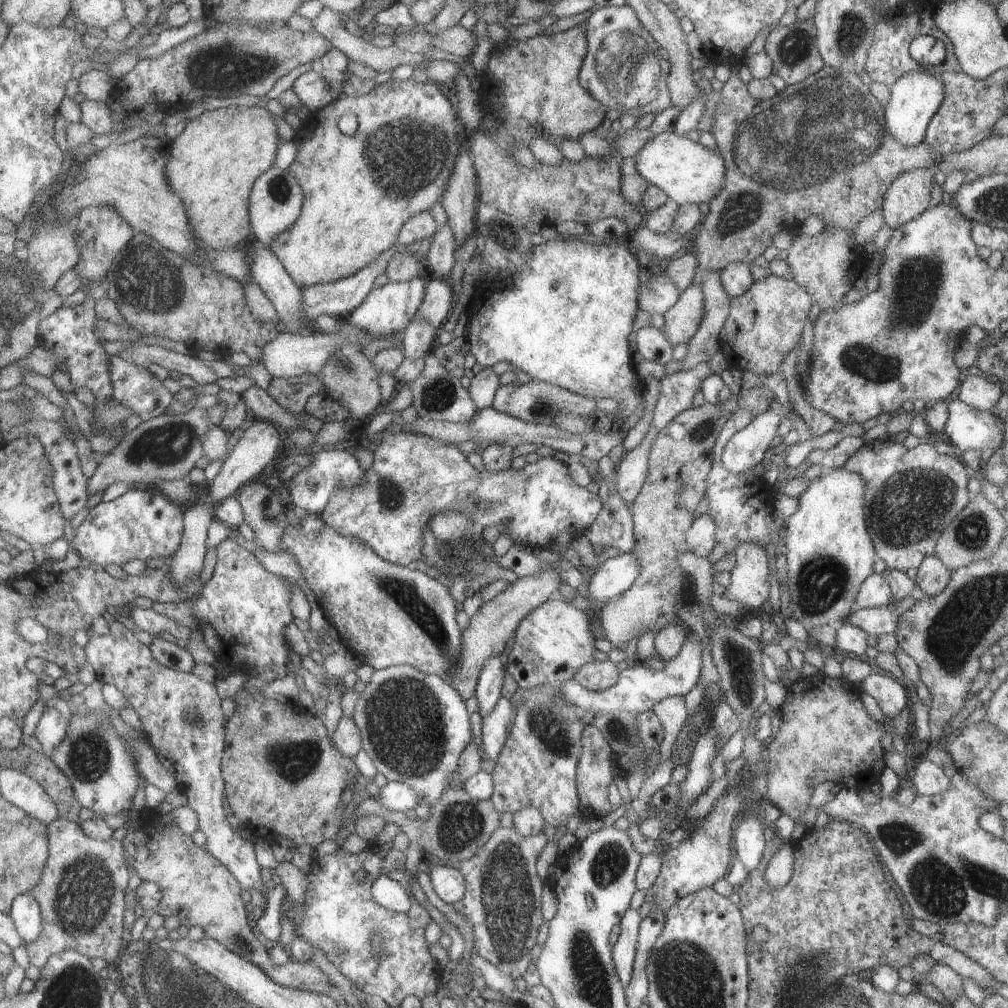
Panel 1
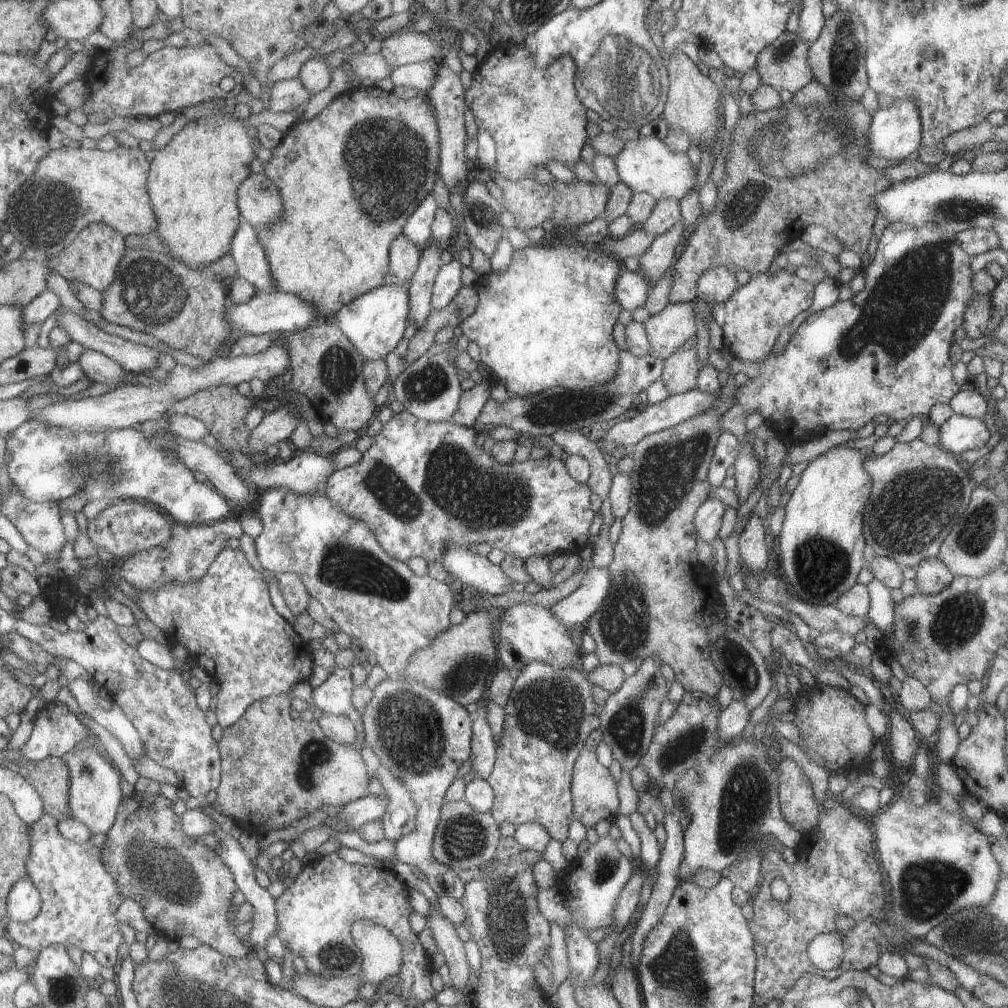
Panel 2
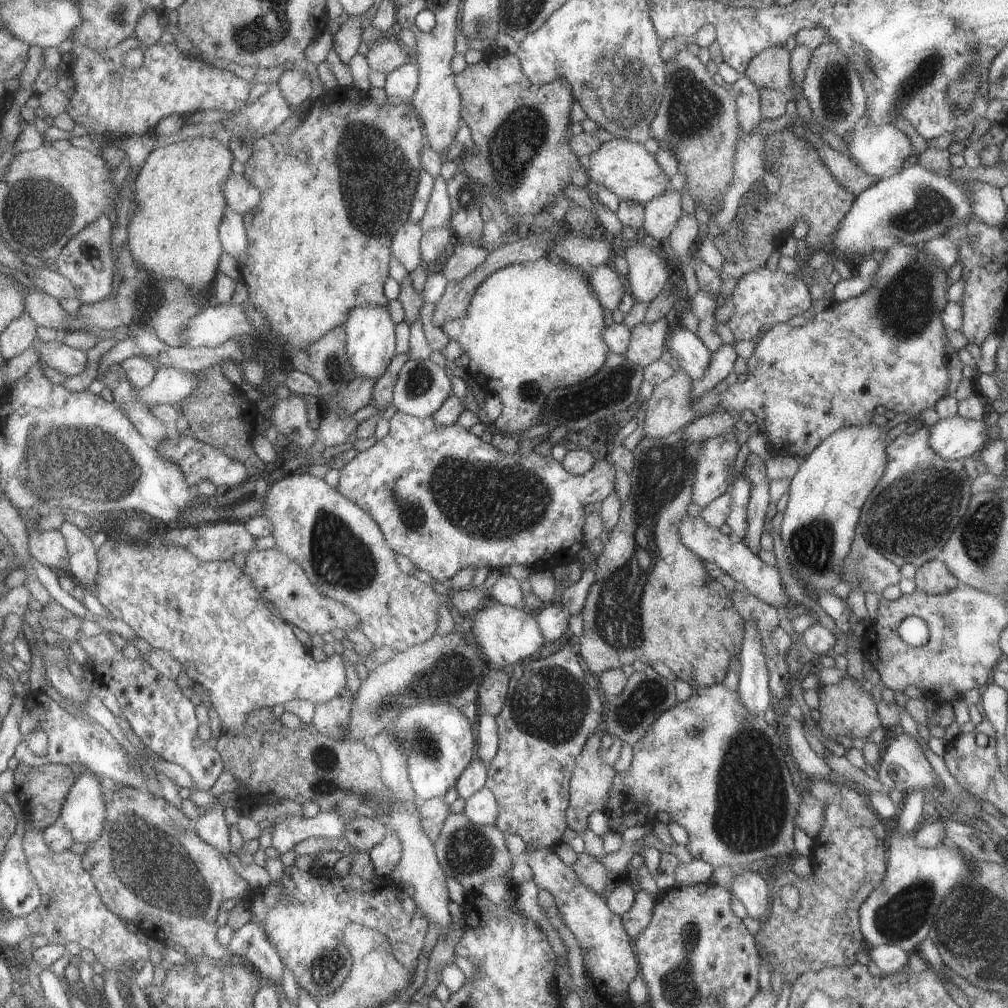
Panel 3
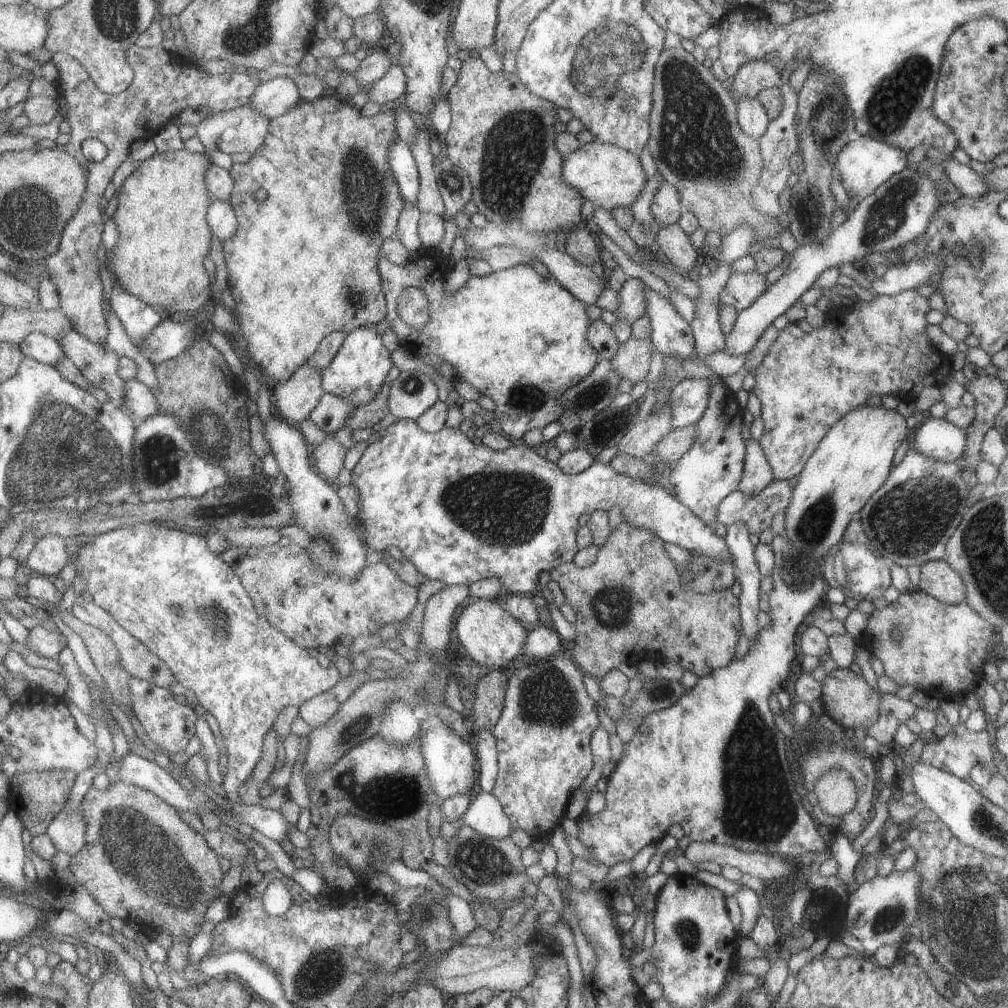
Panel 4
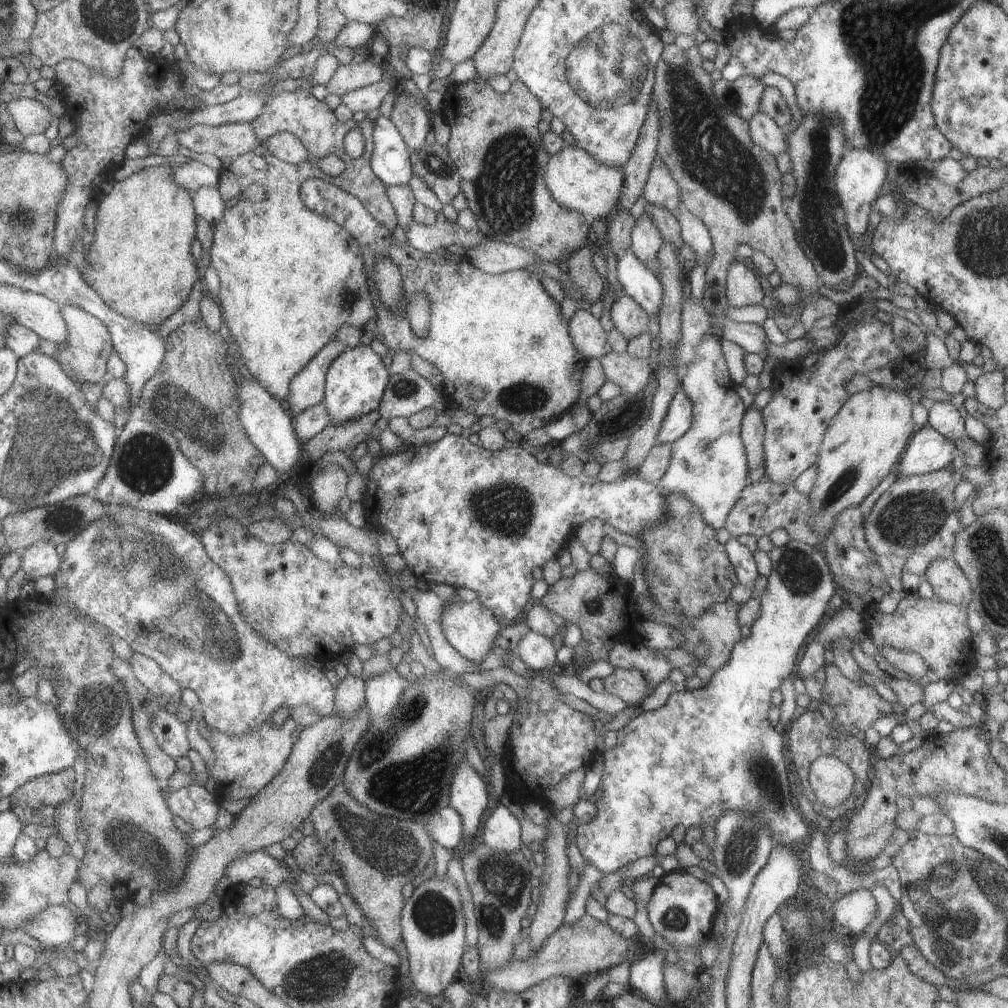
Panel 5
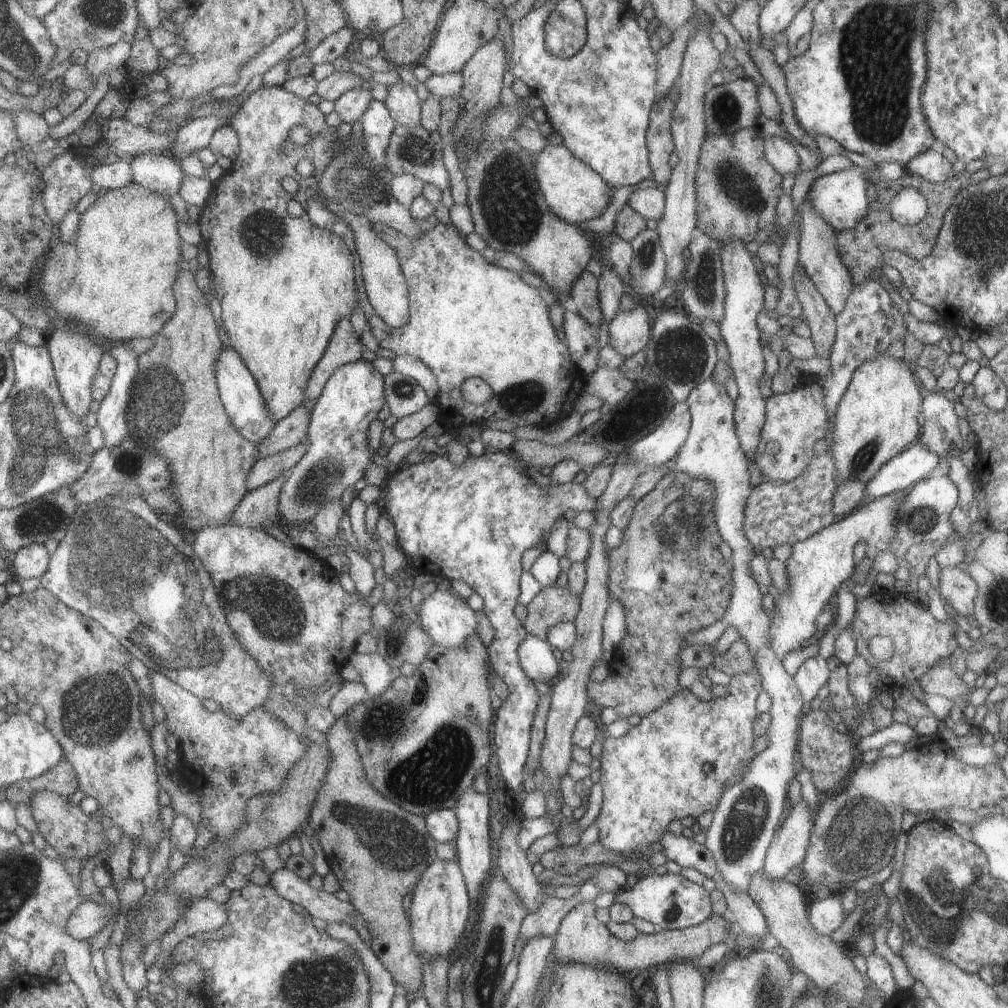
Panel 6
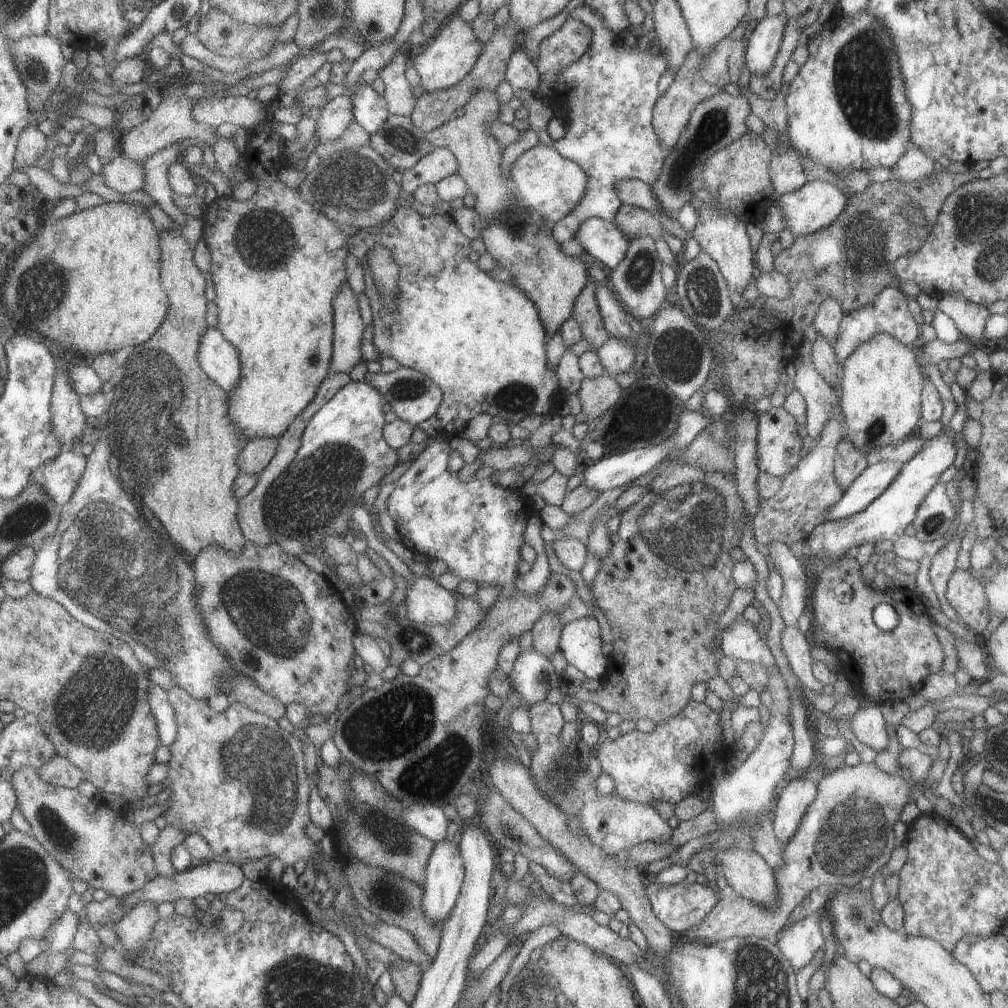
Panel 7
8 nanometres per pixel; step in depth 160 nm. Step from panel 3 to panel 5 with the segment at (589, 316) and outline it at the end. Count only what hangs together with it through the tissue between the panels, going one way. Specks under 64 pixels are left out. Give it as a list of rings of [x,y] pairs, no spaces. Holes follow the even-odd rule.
[[[308,179],[300,186],[300,198],[303,200],[303,204],[308,207],[309,210],[316,212],[322,217],[328,218],[329,220],[333,219],[333,222],[337,223],[337,226],[344,227],[346,231],[349,231],[349,234],[352,234],[353,238],[357,238],[357,244],[359,245],[361,254],[363,254],[363,266],[367,268],[367,280],[371,278],[371,288],[373,288],[373,277],[374,273],[374,258],[379,255],[388,256],[399,269],[401,273],[402,283],[403,283],[403,292],[408,295],[412,293],[419,293],[423,295],[428,300],[428,311],[430,314],[428,320],[428,329],[425,335],[417,336],[414,333],[414,330],[411,328],[410,322],[408,321],[407,312],[401,312],[398,316],[397,309],[394,311],[394,314],[391,315],[390,312],[381,304],[379,300],[373,300],[373,306],[376,312],[376,335],[375,339],[383,343],[386,348],[391,348],[394,351],[409,351],[413,350],[415,354],[418,354],[423,360],[427,360],[429,364],[432,364],[443,377],[443,382],[439,388],[441,396],[444,398],[444,404],[446,408],[457,408],[461,410],[466,410],[469,413],[473,413],[476,417],[483,415],[492,416],[496,420],[505,420],[507,424],[515,431],[520,438],[525,436],[527,432],[531,432],[533,429],[544,428],[544,426],[553,419],[557,419],[561,414],[569,412],[573,406],[577,403],[577,396],[579,396],[580,390],[580,378],[581,373],[583,372],[584,366],[586,364],[585,359],[573,348],[570,334],[568,331],[567,323],[561,319],[559,308],[560,306],[550,298],[547,294],[547,291],[543,288],[541,281],[538,279],[538,276],[533,275],[525,269],[513,269],[501,274],[490,275],[489,273],[481,272],[478,268],[475,268],[468,260],[464,257],[462,260],[459,256],[447,252],[446,248],[439,247],[433,252],[424,253],[416,248],[413,248],[408,241],[406,240],[403,243],[397,243],[395,238],[392,235],[393,231],[387,230],[384,226],[381,226],[366,210],[365,207],[358,202],[358,200],[351,196],[348,192],[342,191],[339,187],[332,185],[331,183],[319,180],[319,179]],[[467,384],[478,386],[482,388],[485,396],[480,401],[471,399],[465,390]]]

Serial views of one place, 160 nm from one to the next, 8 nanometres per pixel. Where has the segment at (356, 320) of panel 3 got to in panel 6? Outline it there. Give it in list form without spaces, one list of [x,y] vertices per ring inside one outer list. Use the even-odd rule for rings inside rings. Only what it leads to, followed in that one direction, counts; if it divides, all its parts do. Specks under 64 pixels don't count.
[[[360,359],[341,364],[325,382],[324,390],[309,413],[309,430],[305,436],[306,454],[288,472],[280,492],[277,524],[284,530],[309,526],[317,510],[323,504],[340,498],[343,490],[357,482],[363,476],[365,468],[371,464],[371,460],[373,461],[373,450],[367,446],[367,426],[376,420],[378,412],[385,404],[383,377],[373,368],[371,362]]]

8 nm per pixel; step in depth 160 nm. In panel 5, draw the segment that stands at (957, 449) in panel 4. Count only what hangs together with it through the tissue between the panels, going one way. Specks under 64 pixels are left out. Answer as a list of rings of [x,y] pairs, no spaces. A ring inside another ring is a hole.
[[[925,425],[911,435],[898,460],[897,470],[905,478],[945,469],[956,453],[953,443]]]

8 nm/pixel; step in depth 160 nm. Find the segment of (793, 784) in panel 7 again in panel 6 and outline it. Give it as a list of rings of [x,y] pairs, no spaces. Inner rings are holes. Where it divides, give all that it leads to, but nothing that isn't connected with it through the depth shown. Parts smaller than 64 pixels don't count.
[[[802,799],[789,804],[789,814],[772,835],[762,867],[765,876],[771,880],[783,880],[791,868],[799,868],[809,848],[811,812],[805,808]]]

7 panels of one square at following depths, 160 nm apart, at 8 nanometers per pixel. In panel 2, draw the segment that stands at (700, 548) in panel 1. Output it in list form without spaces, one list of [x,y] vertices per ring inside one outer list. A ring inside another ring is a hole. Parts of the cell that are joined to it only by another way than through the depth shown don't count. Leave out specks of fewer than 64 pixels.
[[[707,498],[694,512],[694,530],[697,537],[706,542],[711,542],[717,536],[721,524],[721,516],[726,506],[718,499]]]

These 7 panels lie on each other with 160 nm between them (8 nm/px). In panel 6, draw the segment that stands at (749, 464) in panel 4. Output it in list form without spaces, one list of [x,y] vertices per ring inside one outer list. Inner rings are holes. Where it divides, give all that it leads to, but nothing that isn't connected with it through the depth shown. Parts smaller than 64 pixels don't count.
[[[727,240],[721,245],[722,272],[724,278],[724,318],[718,323],[720,338],[725,342],[727,352],[729,352],[729,366],[733,372],[735,383],[737,384],[737,399],[734,401],[735,410],[733,412],[733,421],[735,424],[735,434],[739,440],[739,445],[746,458],[751,462],[756,462],[757,444],[765,420],[765,398],[761,395],[758,388],[759,380],[764,376],[764,359],[759,344],[760,330],[755,323],[756,316],[763,311],[764,293],[759,280],[759,266],[753,264],[752,255],[745,250],[744,244],[739,240]]]

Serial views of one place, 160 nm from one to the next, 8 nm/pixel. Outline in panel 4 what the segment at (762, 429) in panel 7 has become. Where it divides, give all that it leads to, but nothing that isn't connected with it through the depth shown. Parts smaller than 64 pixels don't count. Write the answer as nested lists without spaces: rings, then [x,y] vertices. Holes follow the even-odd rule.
[[[909,289],[901,291],[896,295],[878,295],[872,302],[859,300],[858,303],[853,303],[851,308],[833,307],[825,312],[823,324],[819,328],[811,327],[809,332],[801,331],[801,328],[797,327],[797,324],[791,322],[779,330],[777,339],[771,344],[767,354],[764,354],[762,362],[751,372],[755,379],[751,393],[755,393],[755,396],[760,400],[760,417],[764,422],[763,433],[758,438],[758,441],[764,452],[766,462],[772,470],[773,479],[787,480],[799,474],[803,470],[805,461],[813,454],[816,444],[821,440],[822,436],[825,436],[829,427],[833,426],[833,423],[837,422],[837,419],[841,418],[845,413],[857,408],[857,406],[861,406],[865,402],[865,397],[870,392],[875,392],[880,397],[884,394],[892,394],[901,396],[903,400],[913,400],[922,388],[930,386],[939,387],[947,375],[951,376],[953,374],[948,359],[934,348],[925,332],[925,327],[927,326],[925,314],[929,310],[927,299],[920,296],[915,289]]]

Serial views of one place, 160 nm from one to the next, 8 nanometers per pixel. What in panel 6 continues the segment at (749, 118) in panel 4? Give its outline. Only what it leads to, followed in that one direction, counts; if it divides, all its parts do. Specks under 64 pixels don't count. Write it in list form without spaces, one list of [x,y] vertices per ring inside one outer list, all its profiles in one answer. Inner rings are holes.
[[[781,135],[765,136],[763,139],[763,157],[777,174],[785,176],[785,174],[797,175],[799,170],[799,162],[797,154],[793,146],[789,144],[787,139]]]

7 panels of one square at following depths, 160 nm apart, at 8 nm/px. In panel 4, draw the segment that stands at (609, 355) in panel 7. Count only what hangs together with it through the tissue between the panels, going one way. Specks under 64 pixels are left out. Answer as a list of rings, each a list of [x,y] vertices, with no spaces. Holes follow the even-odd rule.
[[[629,278],[625,280],[616,292],[618,303],[613,314],[617,319],[632,324],[645,314],[644,288],[645,285],[639,279]]]

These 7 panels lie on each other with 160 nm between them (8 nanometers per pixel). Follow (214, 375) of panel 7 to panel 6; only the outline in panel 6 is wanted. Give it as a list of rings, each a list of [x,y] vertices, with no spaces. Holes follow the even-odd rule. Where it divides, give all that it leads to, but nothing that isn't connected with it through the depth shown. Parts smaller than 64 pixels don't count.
[[[231,345],[225,346],[217,360],[217,381],[219,382],[221,399],[225,404],[228,416],[232,419],[240,434],[250,442],[260,445],[277,426],[277,418],[269,410],[269,404],[259,388],[259,384],[249,370],[247,364],[241,359],[239,352]]]

